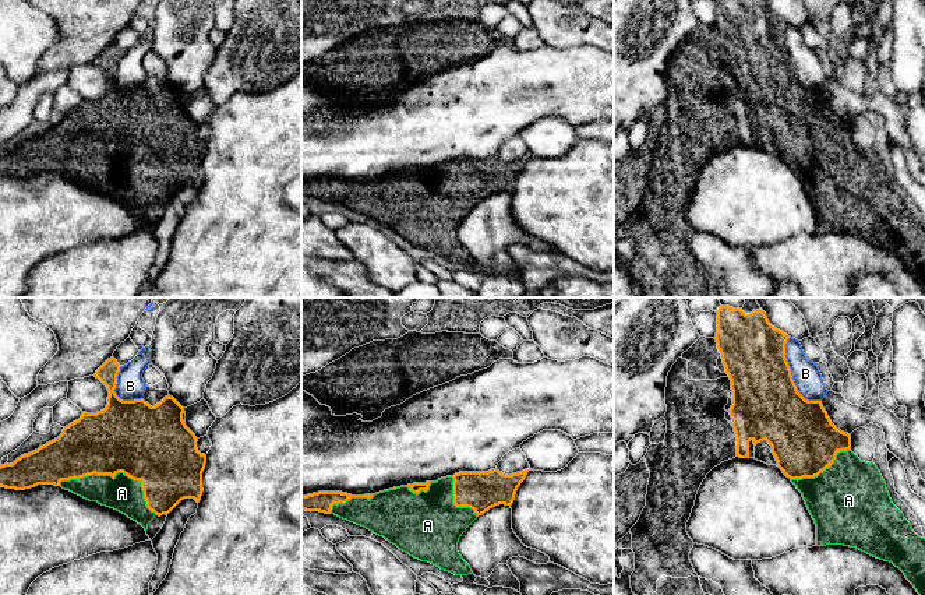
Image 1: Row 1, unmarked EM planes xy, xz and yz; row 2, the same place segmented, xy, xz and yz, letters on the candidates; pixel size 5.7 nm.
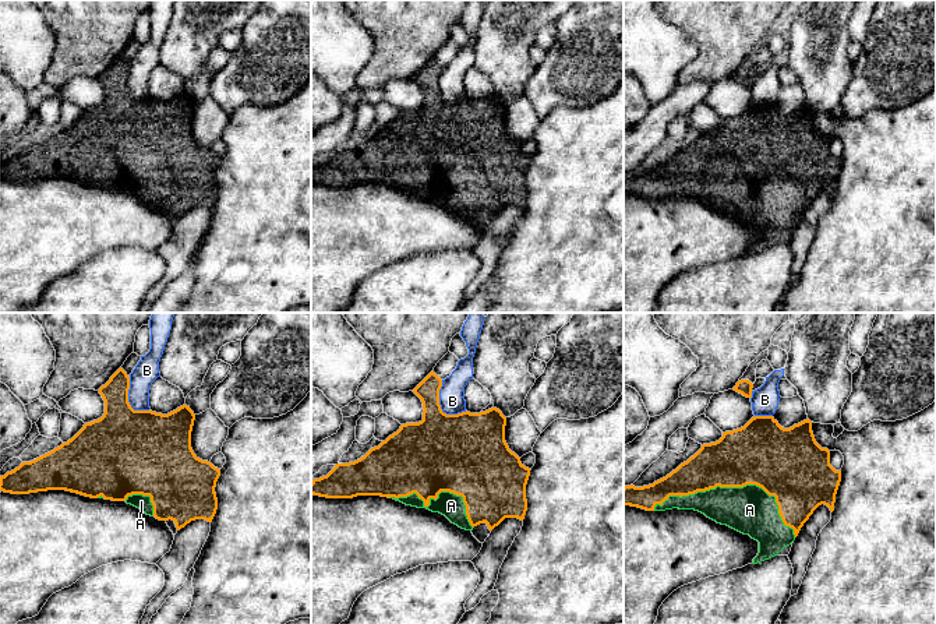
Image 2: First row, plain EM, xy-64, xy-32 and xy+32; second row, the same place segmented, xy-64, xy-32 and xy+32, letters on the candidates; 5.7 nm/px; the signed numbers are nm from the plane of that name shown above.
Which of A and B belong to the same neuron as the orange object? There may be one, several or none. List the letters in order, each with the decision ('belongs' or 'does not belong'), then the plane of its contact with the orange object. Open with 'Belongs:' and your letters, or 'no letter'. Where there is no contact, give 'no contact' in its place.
Belongs: A
A: belongs; contact in xy
B: does not belong; contact in yz

